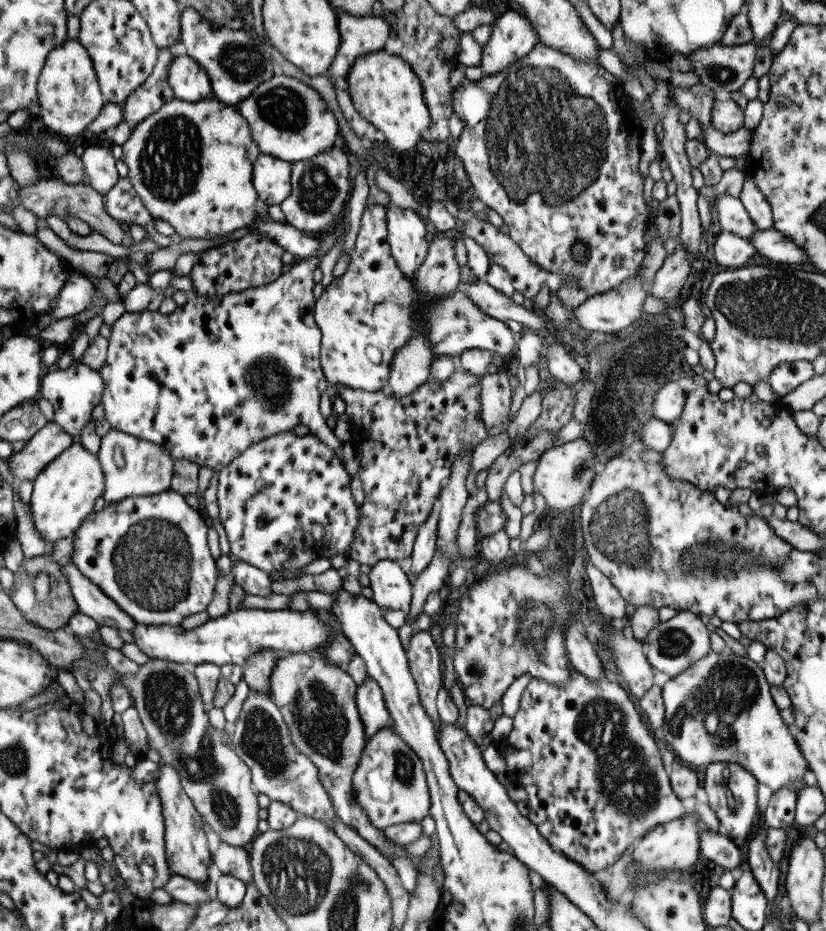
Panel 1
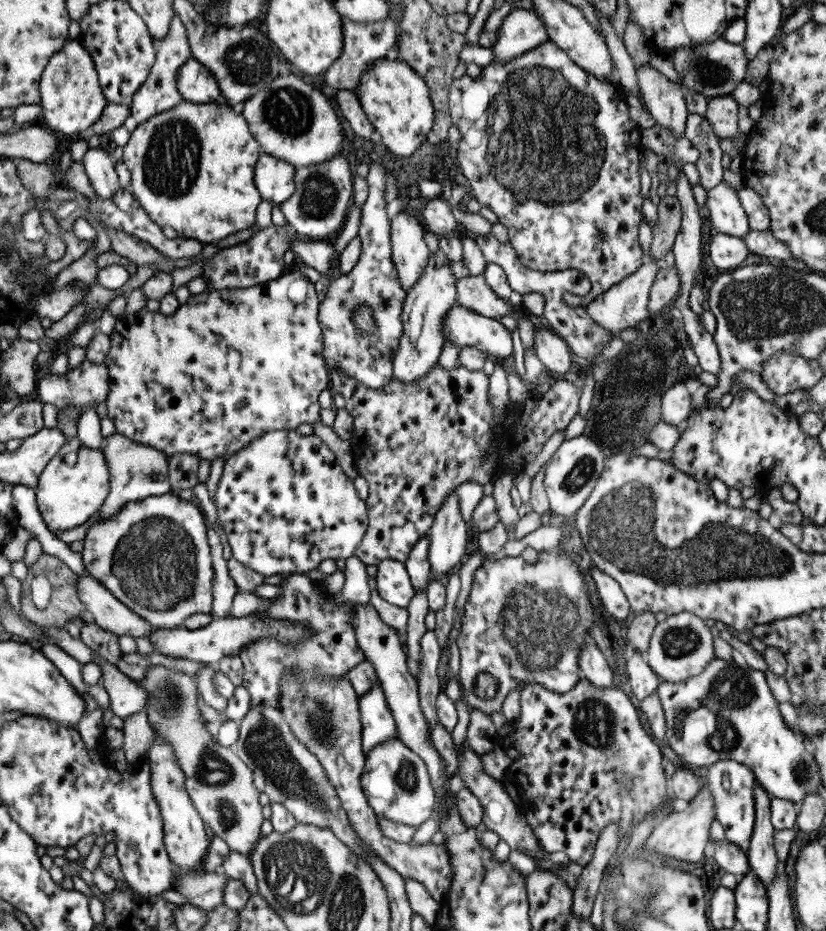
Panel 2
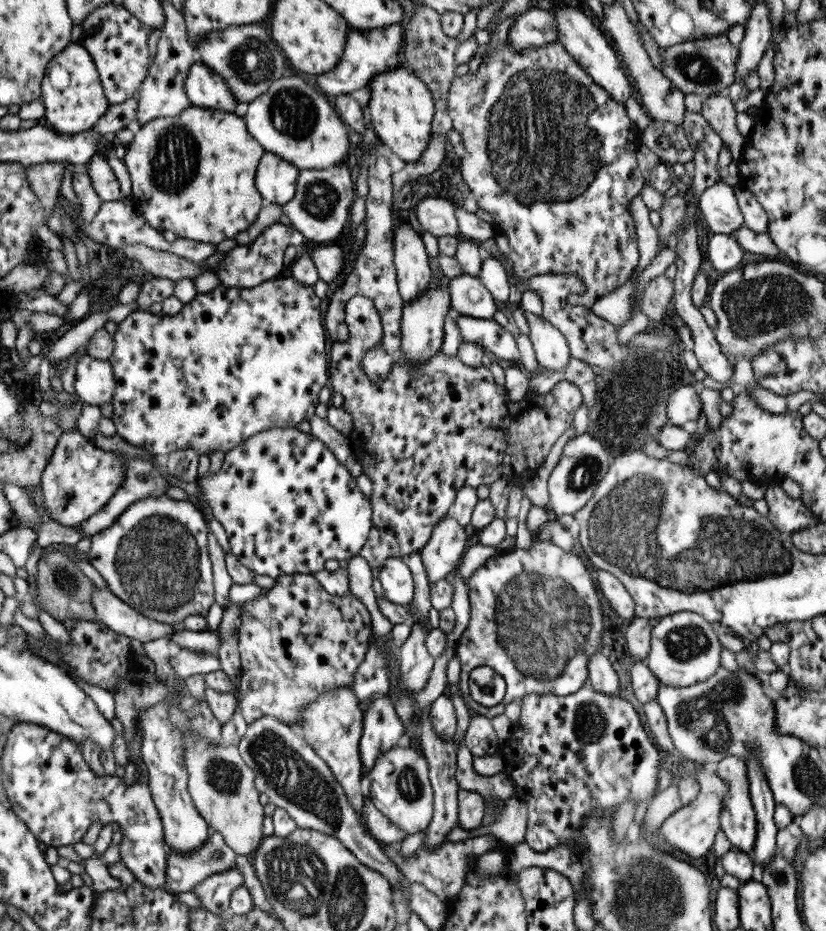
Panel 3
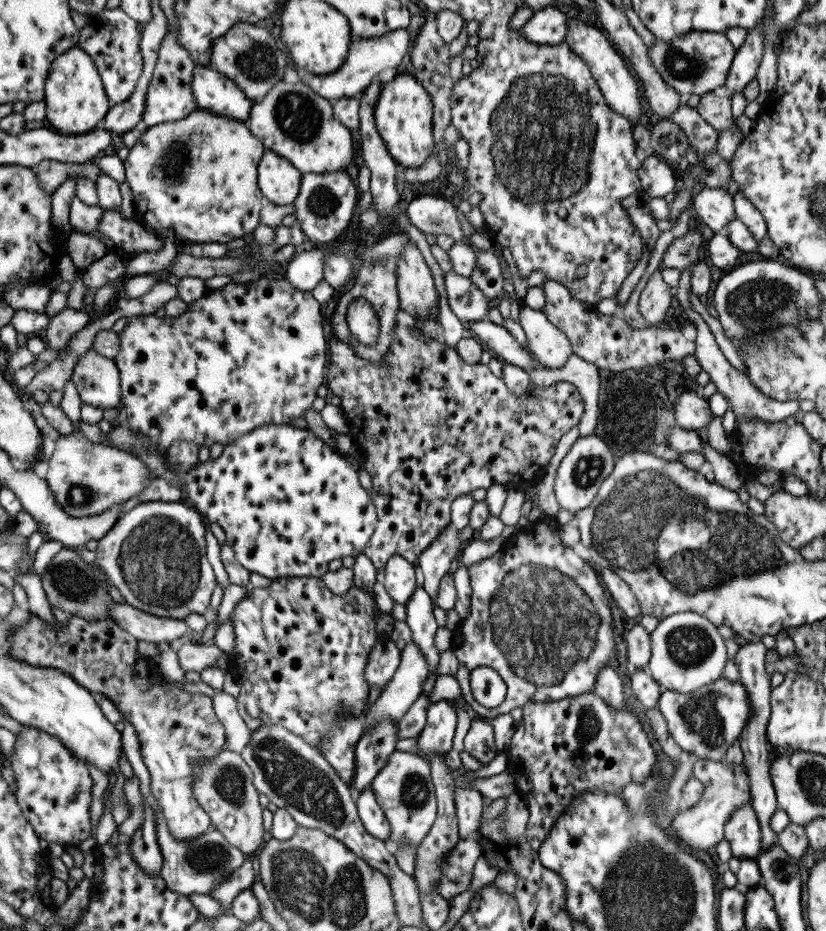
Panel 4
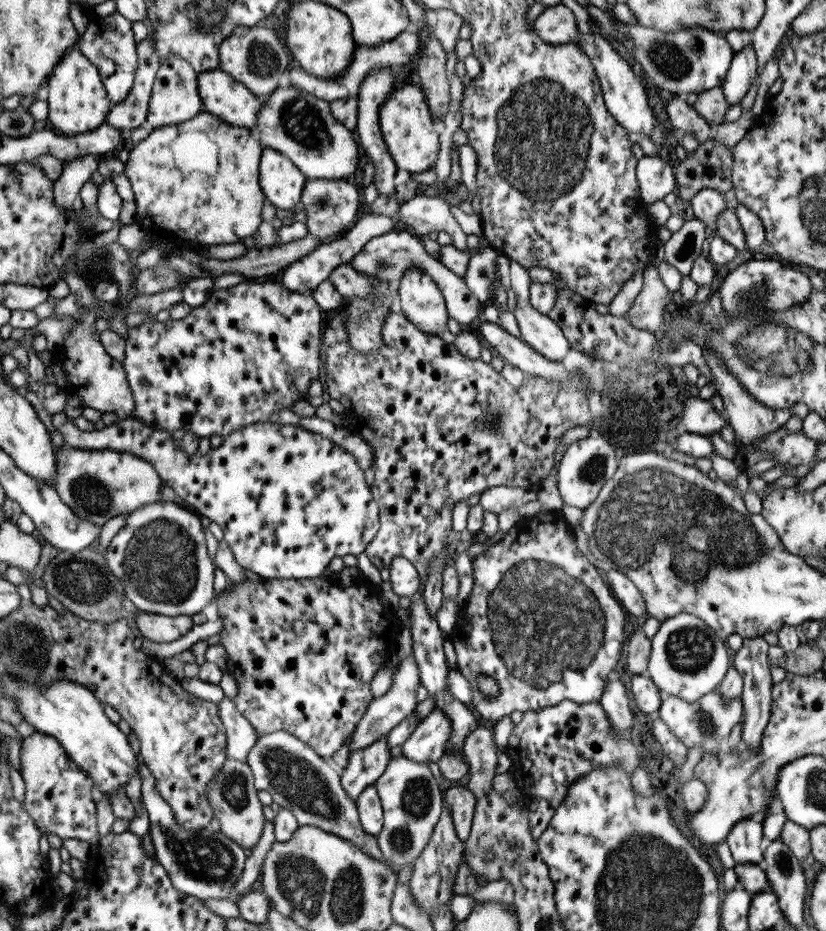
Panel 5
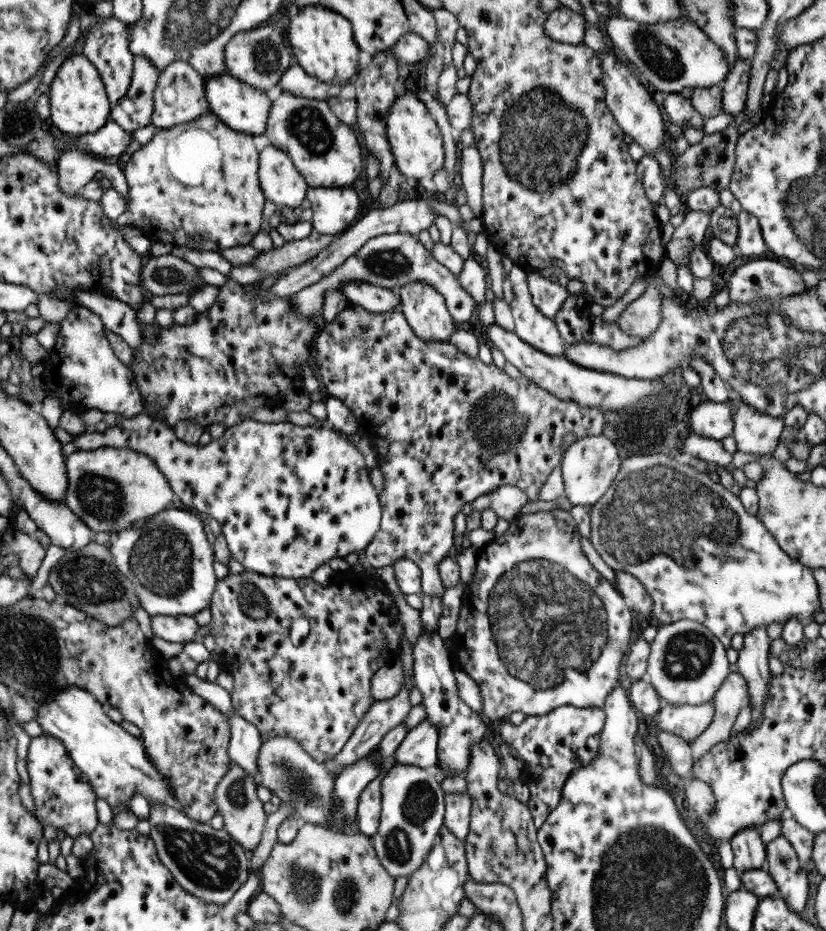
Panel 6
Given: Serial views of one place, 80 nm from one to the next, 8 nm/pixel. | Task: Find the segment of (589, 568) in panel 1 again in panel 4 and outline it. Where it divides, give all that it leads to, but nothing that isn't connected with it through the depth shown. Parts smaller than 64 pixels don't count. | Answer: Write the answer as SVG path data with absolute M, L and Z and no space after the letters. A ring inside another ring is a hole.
M601 569L600 577L601 582L603 582L603 588L611 596L611 600L615 602L618 611L621 614L625 614L628 621L637 620L640 616L640 608L635 595L631 592L627 584L614 572L611 572L610 569Z

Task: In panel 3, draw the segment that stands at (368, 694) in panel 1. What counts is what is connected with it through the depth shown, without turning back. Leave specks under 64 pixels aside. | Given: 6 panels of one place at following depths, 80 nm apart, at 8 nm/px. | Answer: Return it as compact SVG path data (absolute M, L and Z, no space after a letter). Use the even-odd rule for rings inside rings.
M378 694L362 714L362 731L358 751L362 764L362 776L371 770L375 757L403 742L402 724L385 695Z

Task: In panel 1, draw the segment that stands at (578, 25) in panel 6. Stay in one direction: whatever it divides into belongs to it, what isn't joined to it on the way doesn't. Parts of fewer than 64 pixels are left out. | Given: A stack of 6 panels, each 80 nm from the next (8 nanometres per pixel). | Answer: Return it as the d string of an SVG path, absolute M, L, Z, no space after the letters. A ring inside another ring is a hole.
M507 9L490 26L488 41L481 47L479 68L482 75L503 71L508 64L521 59L538 42L525 16Z

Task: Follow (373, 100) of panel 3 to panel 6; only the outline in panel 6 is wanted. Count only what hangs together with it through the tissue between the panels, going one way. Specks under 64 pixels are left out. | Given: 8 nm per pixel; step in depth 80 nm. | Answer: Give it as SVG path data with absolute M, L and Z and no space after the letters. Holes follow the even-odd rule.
M405 92L403 96L394 98L386 116L385 134L394 166L403 176L419 181L442 167L443 147L439 130L415 94Z

